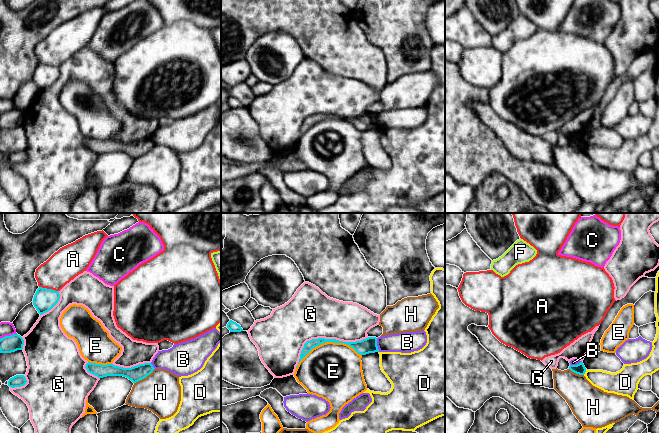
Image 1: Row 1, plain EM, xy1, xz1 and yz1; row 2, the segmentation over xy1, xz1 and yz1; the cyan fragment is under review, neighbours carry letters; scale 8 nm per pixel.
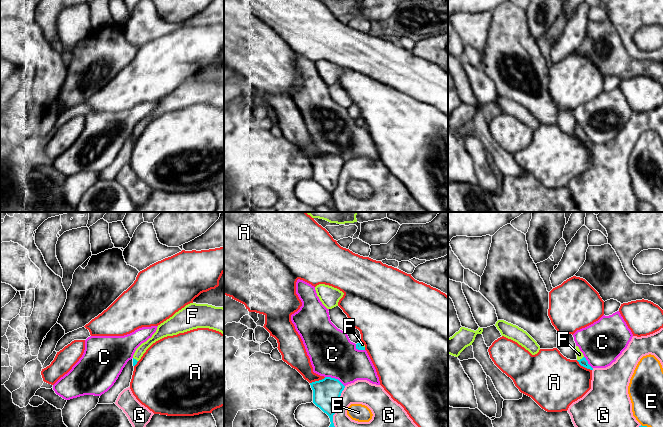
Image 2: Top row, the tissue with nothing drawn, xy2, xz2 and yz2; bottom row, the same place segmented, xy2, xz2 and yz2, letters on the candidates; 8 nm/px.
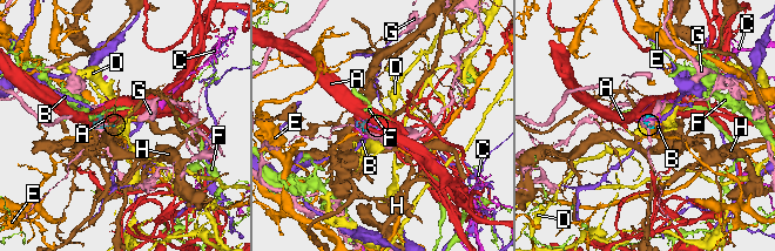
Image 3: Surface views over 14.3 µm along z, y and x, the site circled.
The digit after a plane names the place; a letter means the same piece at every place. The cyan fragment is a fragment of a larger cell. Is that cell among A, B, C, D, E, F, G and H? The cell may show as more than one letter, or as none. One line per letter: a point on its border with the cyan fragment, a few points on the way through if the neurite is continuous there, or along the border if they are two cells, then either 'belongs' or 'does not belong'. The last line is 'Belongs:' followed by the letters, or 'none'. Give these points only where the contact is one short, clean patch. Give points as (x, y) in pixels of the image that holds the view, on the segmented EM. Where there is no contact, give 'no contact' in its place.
A: contact xy1 (49, 289); does not belong
B: contact xz1 (376, 345); border xz1 (376, 338), (379, 351); does not belong
C: contact xz2 (334, 378); does not belong
D: contact yz1 (585, 371); border yz1 (586, 369), (583, 374); does not belong
E: contact xz1 (327, 341); does not belong
F: contact yz2 (580, 359); way yz2 (583, 362), (580, 359), (579, 354); belongs
G: contact xz1 (324, 338); does not belong
H: contact xy1 (144, 377); border xy1 (154, 368), (149, 374), (134, 383); does not belong
Belongs: F

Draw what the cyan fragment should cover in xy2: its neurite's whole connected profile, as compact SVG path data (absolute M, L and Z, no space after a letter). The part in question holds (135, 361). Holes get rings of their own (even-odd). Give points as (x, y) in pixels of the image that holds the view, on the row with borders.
M190 303L158 325L156 332L142 343L133 355L133 366L156 341L197 328L209 328L224 334L224 308L208 304Z

